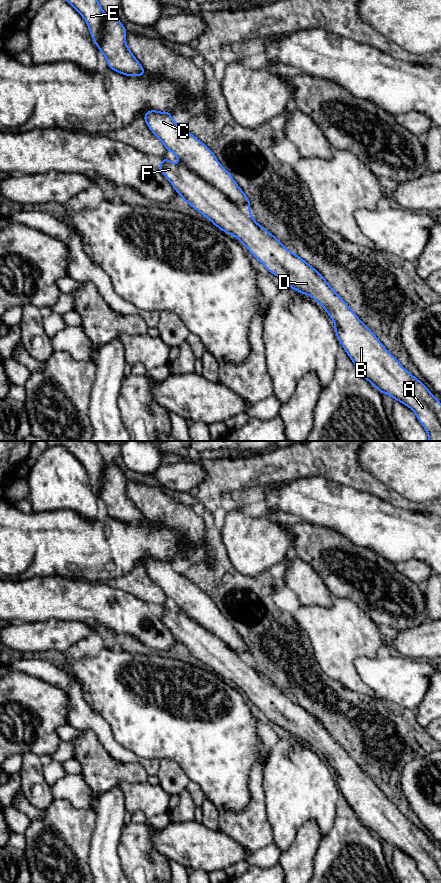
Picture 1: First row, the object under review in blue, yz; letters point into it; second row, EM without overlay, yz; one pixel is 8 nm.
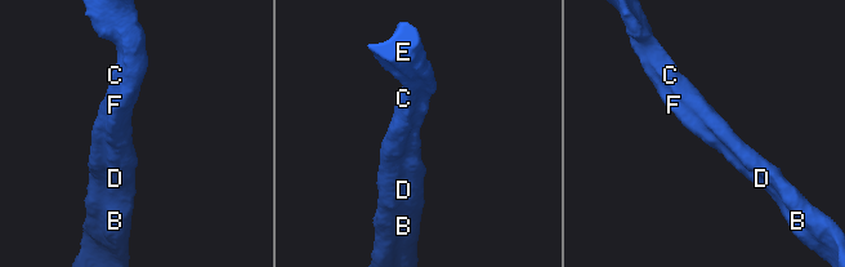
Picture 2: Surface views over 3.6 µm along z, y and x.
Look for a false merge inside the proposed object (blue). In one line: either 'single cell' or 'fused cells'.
single cell

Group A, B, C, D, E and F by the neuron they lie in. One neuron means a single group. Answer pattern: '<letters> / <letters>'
A B C D E F

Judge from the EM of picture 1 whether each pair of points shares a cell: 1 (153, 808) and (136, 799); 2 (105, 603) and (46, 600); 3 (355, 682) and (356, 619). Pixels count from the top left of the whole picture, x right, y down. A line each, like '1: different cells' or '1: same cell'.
1: same cell
2: same cell
3: same cell

